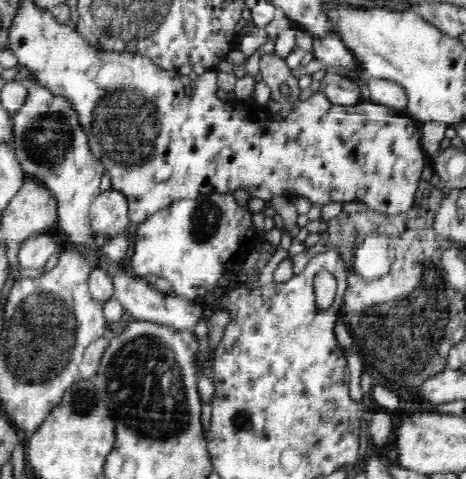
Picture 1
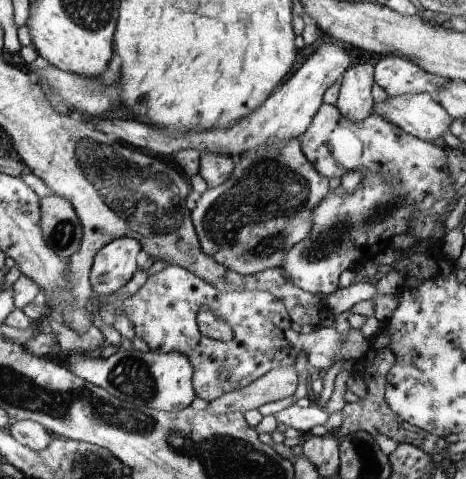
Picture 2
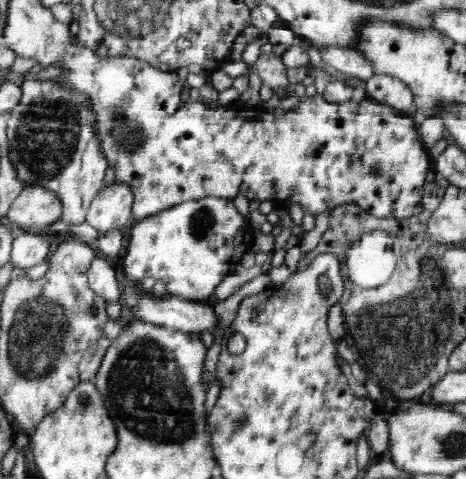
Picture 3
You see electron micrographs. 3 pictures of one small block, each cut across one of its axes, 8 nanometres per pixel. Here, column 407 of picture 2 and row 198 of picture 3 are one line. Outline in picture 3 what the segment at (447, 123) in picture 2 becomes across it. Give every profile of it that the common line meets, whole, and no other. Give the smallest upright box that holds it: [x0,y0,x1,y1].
[86,182,136,232]

